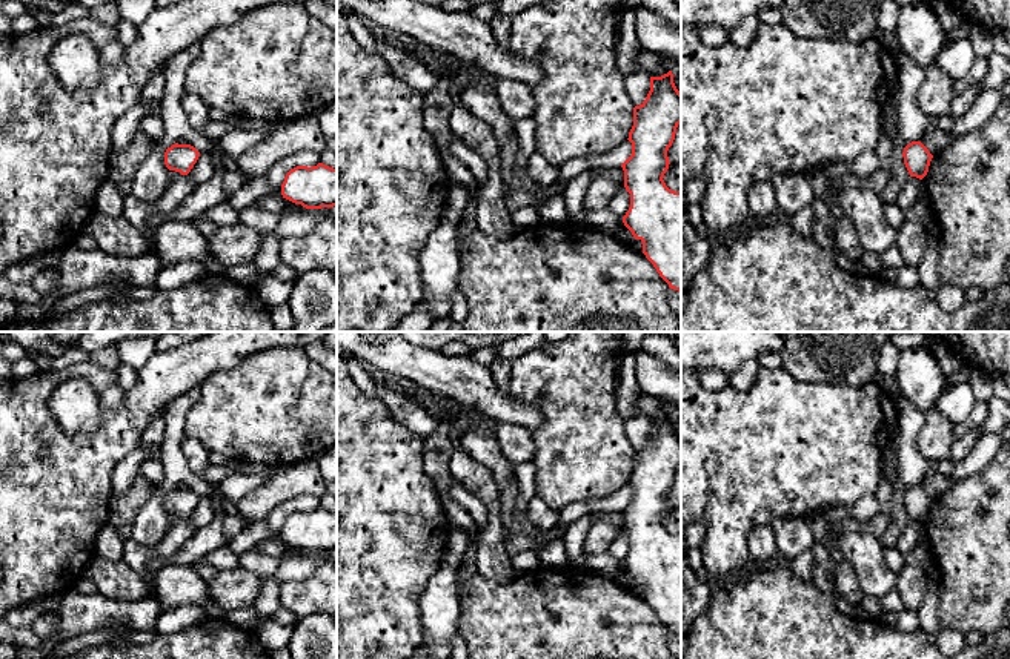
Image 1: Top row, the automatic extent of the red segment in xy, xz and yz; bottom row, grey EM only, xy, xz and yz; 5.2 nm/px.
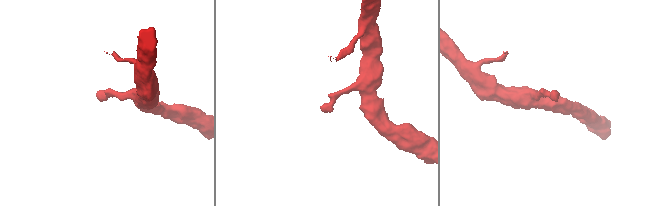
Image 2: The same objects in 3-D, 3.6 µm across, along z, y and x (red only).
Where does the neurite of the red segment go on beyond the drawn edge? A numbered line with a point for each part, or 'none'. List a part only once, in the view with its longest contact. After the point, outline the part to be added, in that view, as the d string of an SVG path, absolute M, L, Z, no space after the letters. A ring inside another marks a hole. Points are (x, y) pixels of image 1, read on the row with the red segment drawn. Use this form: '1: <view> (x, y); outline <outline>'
none

